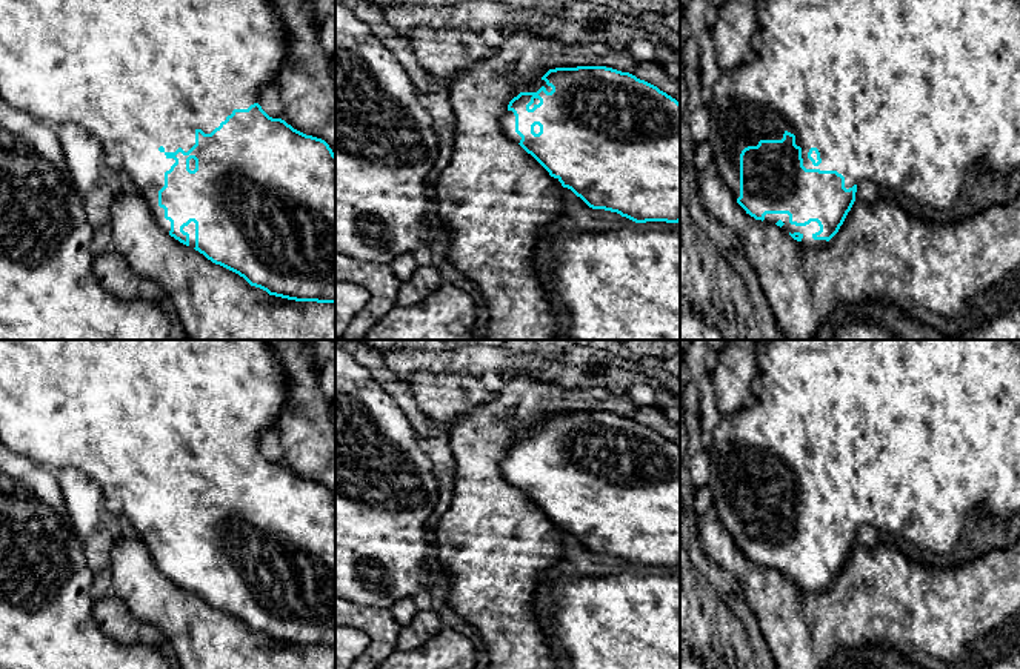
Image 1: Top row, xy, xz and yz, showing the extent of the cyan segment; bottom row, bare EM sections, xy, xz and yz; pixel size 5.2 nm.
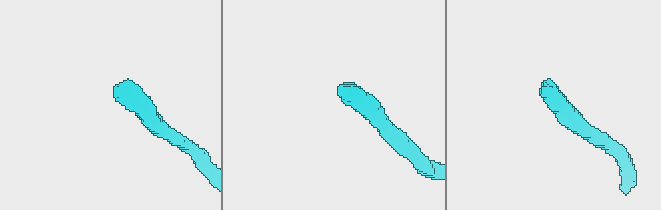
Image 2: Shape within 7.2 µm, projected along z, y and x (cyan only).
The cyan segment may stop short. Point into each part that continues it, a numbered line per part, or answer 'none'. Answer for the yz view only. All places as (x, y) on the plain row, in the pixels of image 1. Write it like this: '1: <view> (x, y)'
1: yz (910, 437)

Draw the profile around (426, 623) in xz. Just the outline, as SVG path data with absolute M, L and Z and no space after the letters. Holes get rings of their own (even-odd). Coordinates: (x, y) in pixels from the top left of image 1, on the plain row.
M418 611L414 620L408 626L402 627L397 646L405 651L420 647L425 641L435 637L443 627L443 621L437 612Z

